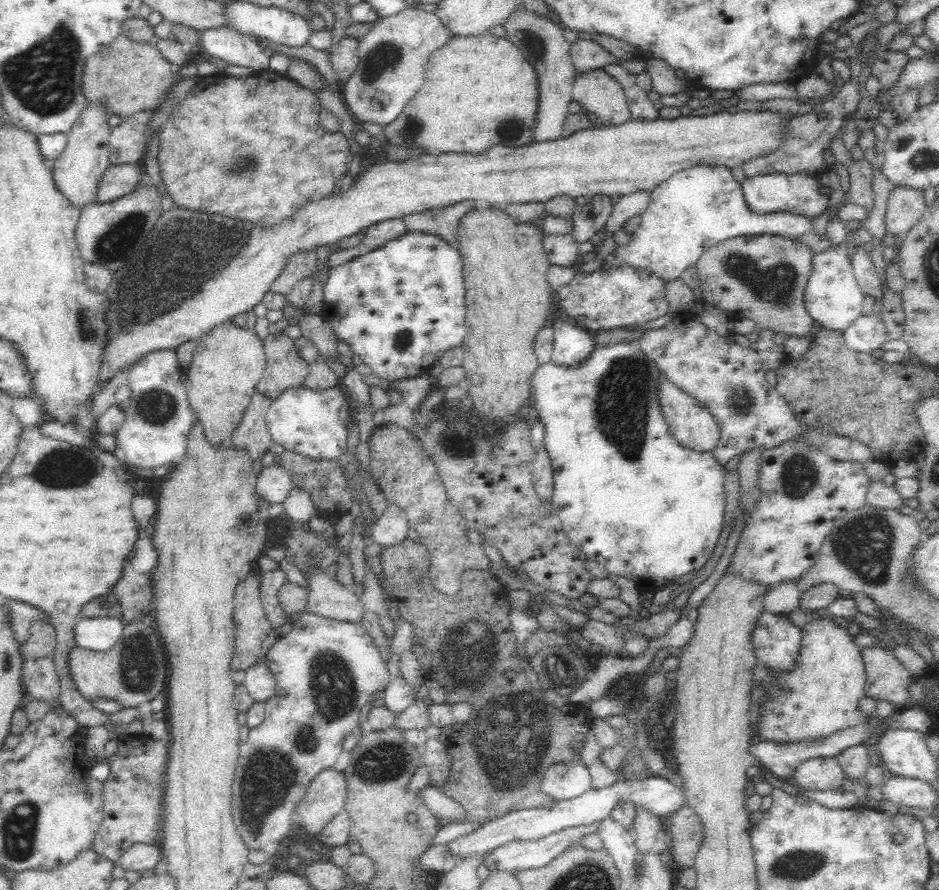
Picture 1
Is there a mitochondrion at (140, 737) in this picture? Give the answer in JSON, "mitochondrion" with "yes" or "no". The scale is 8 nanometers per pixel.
{"mitochondrion":"no"}

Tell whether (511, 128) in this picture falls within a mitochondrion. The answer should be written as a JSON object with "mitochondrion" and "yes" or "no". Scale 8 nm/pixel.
{"mitochondrion":"yes"}

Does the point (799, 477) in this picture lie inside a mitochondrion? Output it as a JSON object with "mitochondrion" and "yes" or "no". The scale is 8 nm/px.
{"mitochondrion":"yes"}

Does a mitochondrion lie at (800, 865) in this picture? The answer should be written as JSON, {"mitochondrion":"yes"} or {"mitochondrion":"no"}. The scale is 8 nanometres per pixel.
{"mitochondrion":"yes"}

